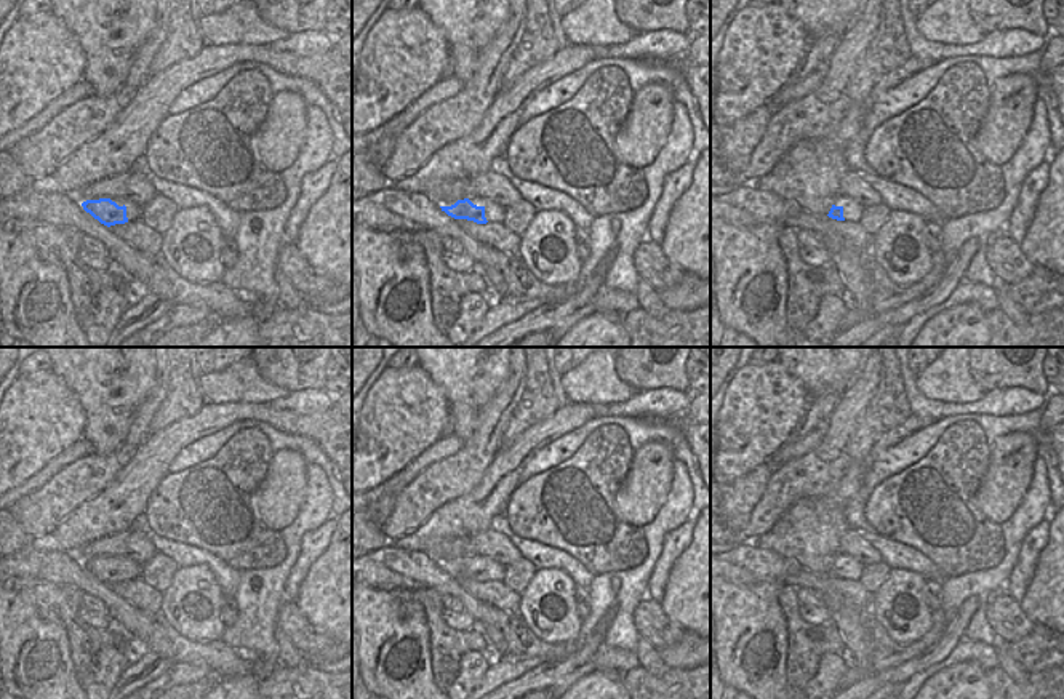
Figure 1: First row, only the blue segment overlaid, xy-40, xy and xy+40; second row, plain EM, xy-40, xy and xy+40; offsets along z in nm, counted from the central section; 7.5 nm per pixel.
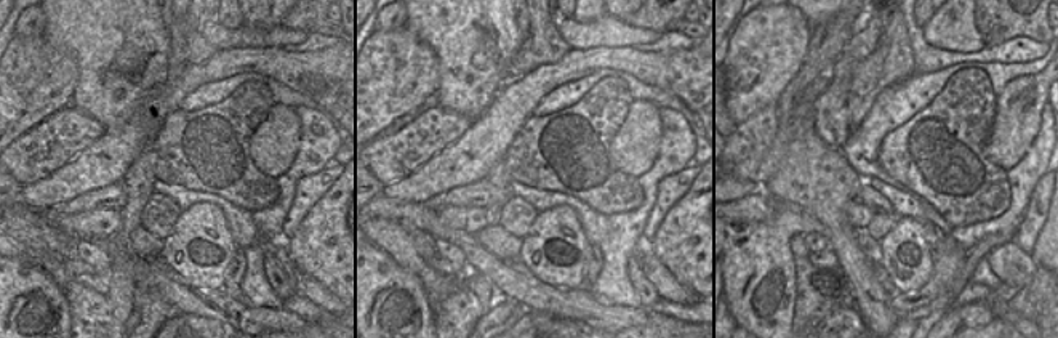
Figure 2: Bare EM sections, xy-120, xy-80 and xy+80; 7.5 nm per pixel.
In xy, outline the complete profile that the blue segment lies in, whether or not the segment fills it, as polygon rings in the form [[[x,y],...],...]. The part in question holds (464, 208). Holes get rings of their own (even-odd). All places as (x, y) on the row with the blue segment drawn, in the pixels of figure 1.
[[[464,198],[440,208],[454,219],[467,219],[477,224],[502,224],[506,210],[490,198]]]

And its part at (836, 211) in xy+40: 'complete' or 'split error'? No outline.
split error

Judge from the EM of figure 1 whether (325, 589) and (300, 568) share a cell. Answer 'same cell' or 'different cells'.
different cells

